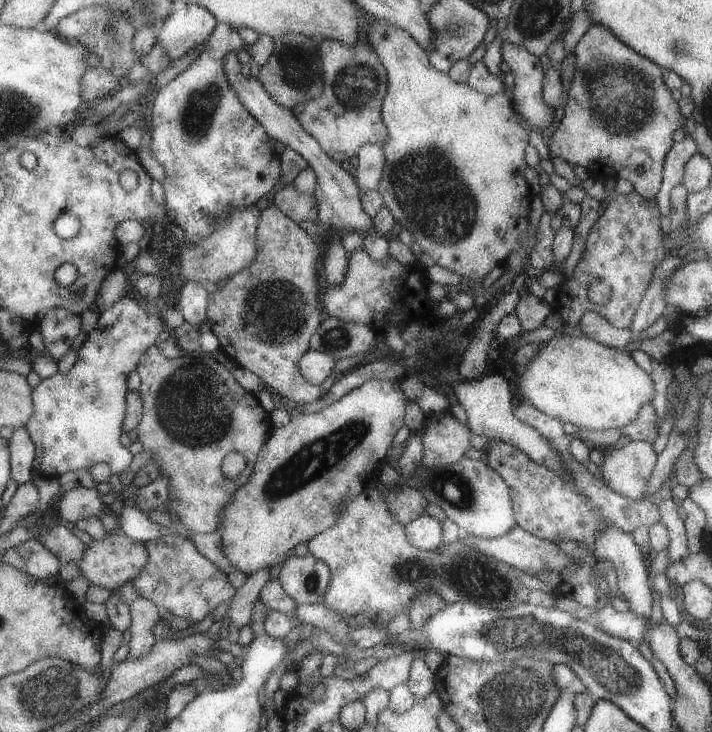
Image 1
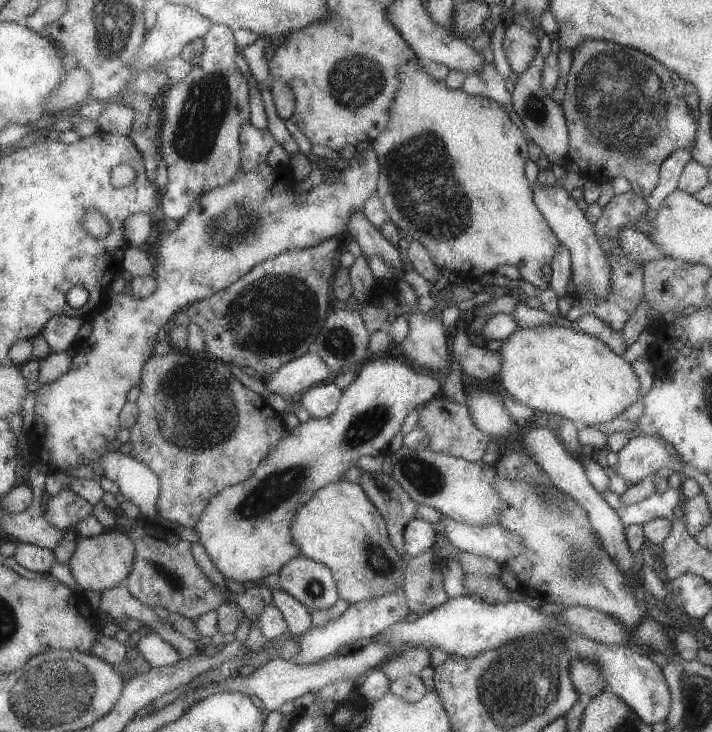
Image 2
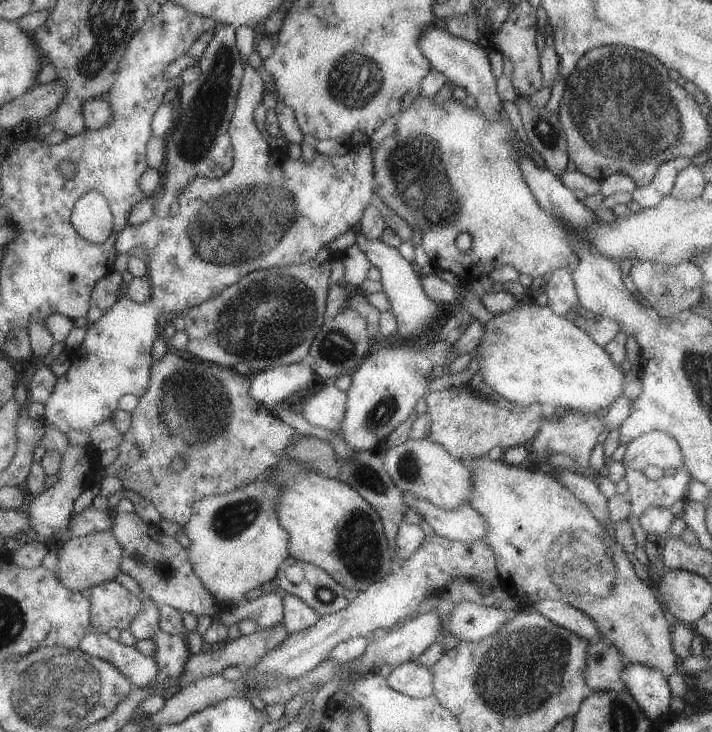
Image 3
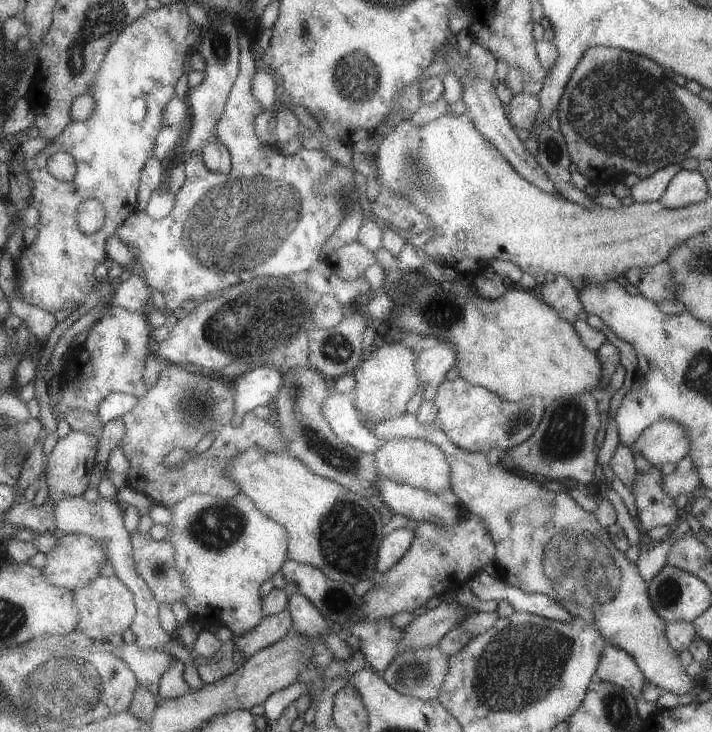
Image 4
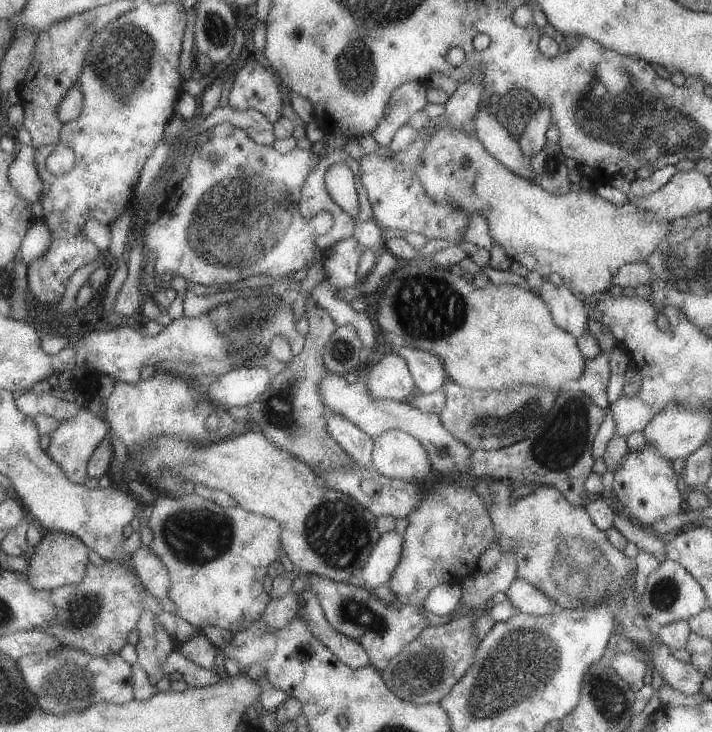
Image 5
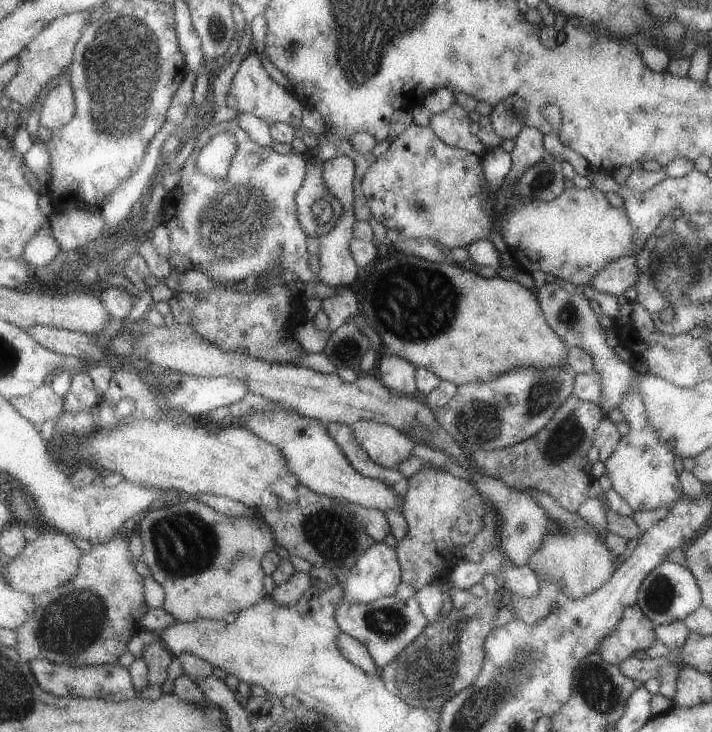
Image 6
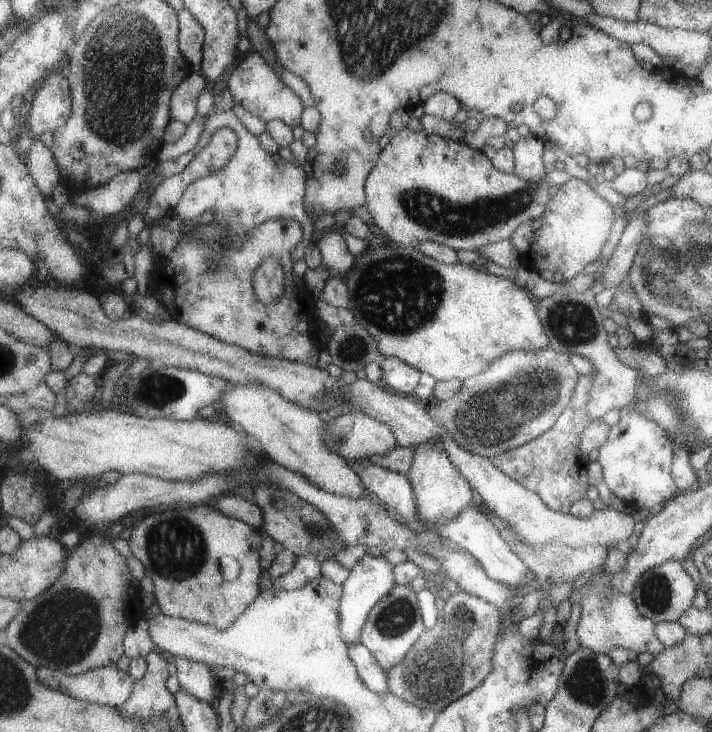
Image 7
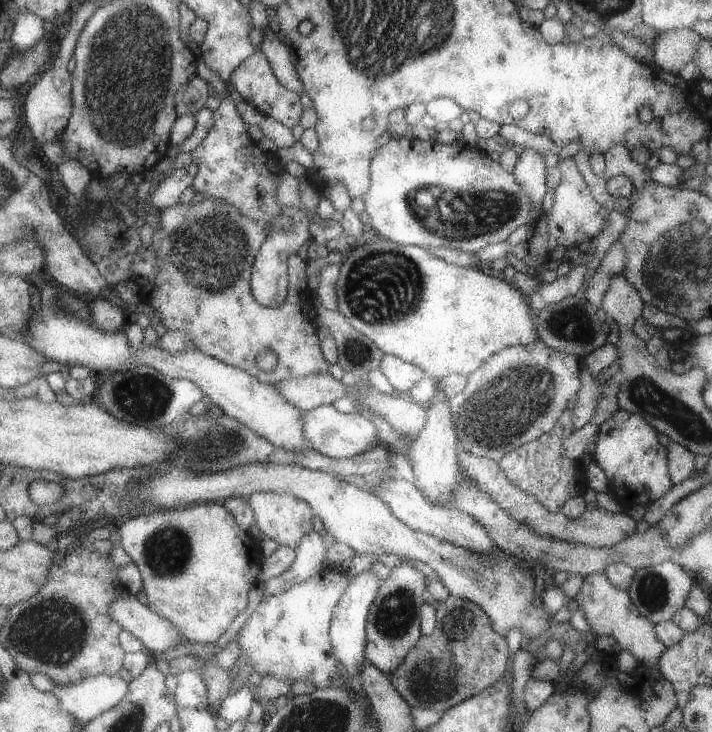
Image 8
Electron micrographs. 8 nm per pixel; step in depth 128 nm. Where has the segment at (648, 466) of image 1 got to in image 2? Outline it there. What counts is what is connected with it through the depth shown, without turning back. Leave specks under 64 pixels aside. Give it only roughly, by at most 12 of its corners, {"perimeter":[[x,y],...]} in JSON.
{"perimeter":[[638,435],[617,452],[627,487],[659,468],[681,470],[655,436]]}

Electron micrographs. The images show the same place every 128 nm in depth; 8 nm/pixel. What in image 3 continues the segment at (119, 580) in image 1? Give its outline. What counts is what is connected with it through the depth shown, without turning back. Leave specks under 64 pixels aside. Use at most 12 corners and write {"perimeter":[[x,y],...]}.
{"perimeter":[[112,530],[59,545],[55,574],[89,591],[122,572],[124,546]]}

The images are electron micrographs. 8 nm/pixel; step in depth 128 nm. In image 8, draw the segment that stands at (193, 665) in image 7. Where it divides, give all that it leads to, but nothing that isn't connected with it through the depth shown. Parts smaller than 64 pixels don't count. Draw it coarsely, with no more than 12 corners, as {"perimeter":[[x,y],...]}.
{"perimeter":[[197,670],[179,673],[178,710],[207,706],[207,686]]}

